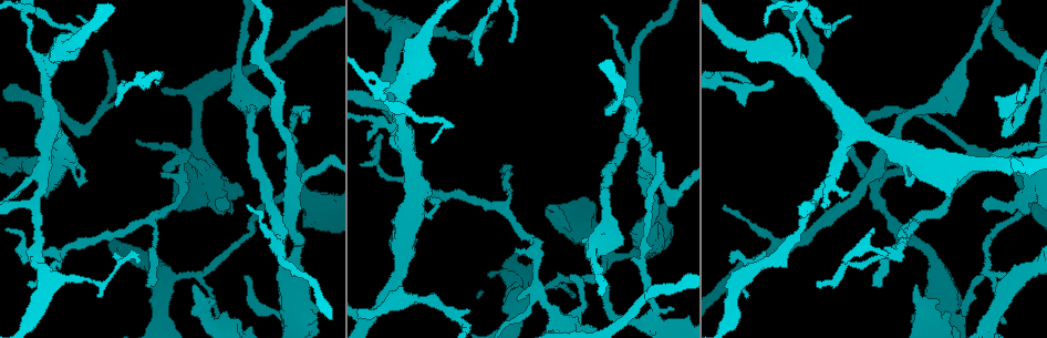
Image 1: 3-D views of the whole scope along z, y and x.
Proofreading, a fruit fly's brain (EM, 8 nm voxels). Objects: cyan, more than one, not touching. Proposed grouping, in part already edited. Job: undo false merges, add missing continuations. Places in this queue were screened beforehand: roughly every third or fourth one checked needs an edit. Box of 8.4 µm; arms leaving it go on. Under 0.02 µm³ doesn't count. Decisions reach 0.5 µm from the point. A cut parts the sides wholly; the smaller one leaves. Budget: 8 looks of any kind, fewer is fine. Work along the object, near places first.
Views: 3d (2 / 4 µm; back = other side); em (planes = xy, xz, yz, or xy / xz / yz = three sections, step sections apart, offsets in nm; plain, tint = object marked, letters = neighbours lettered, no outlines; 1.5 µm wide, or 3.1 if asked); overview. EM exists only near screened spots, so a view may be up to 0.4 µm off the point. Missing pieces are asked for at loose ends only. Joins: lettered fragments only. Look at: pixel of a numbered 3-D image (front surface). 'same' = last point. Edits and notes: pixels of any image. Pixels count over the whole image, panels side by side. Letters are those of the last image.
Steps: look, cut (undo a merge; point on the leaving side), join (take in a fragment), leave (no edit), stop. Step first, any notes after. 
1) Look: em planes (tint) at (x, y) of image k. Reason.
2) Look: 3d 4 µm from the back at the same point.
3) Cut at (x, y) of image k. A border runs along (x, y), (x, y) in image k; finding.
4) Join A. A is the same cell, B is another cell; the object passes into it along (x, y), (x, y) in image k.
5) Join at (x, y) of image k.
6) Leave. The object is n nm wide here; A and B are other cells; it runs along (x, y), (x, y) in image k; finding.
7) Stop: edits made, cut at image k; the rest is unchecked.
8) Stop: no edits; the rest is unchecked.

Look: 3d 2 µm at (395, 124) of image 1. Branch point.

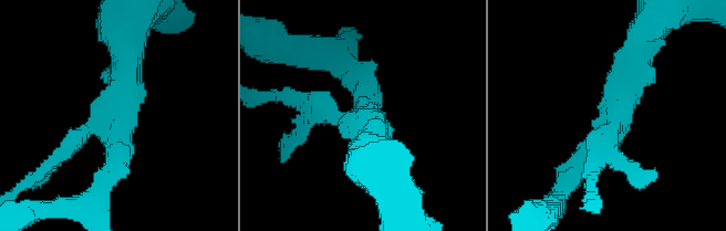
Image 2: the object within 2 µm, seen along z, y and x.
Look: em planes (letters) at (616, 111) of image 2. Now the EM.

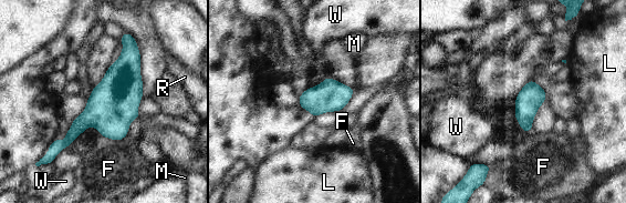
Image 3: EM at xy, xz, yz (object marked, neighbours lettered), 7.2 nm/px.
Leave. F, L, M, R and W are other cells; a border runs along (127, 134), (121, 140), (101, 136) in image 3; continuous, no second cell.

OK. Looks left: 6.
Look: em xy step 8 (tint) at (799, 13) of image 1.

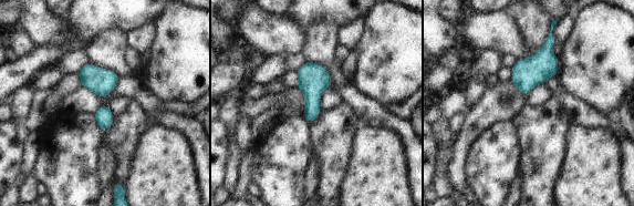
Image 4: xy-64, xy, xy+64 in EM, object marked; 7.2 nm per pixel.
Look: em planes (letters) at the same point. Another direction.

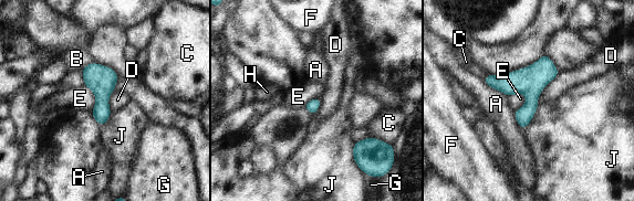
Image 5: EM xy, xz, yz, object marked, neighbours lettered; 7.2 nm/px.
Leave. The object is 90 nm wide here; A, B, C, D, E, F, G, H and J are other cells; a border runs along (559, 72), (539, 95), (539, 104) in image 5; all the same cell.

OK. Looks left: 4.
Look: em planes (tint) at (494, 21) of image 1. Free end.

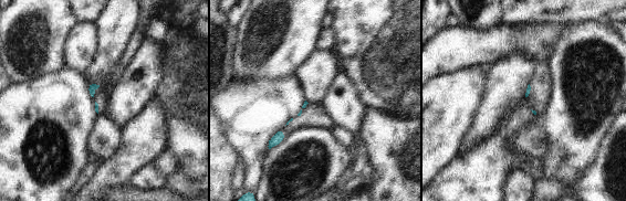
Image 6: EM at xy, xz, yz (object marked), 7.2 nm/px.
Look: em planes (letters) at the same point. What lies round it.

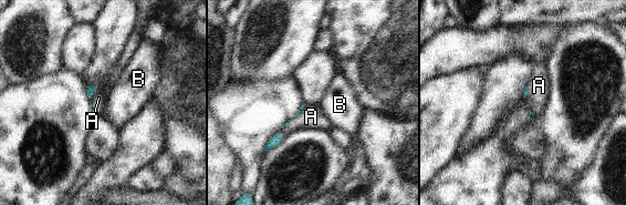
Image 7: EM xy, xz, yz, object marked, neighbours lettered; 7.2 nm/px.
Join A. A is the same cell, B is another cell; the object passes into it along (91, 89), (93, 91), (98, 98) in image 7; it goes on there.

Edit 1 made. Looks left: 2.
Stop: edits made, join at image 7; the rest is unchecked.

